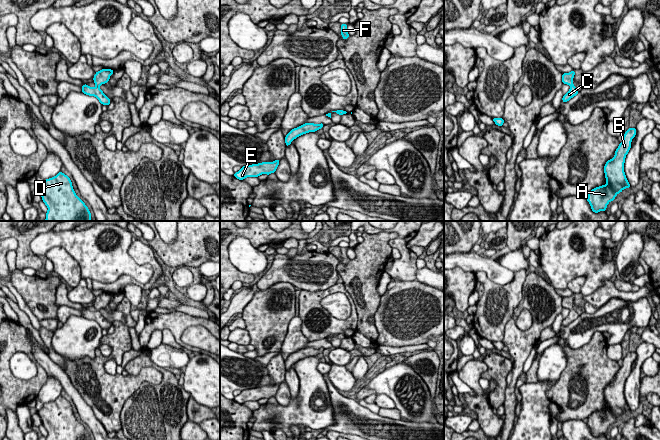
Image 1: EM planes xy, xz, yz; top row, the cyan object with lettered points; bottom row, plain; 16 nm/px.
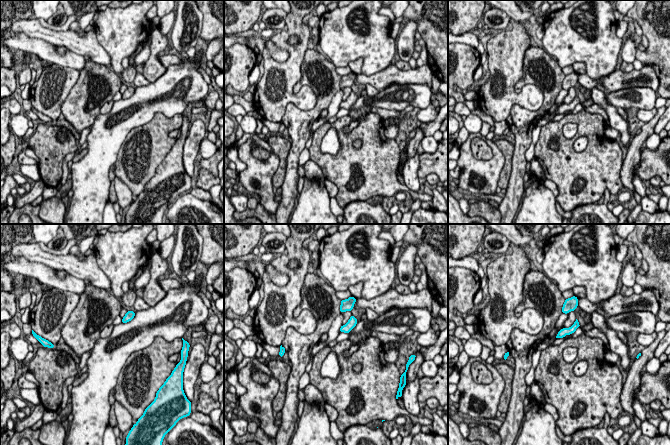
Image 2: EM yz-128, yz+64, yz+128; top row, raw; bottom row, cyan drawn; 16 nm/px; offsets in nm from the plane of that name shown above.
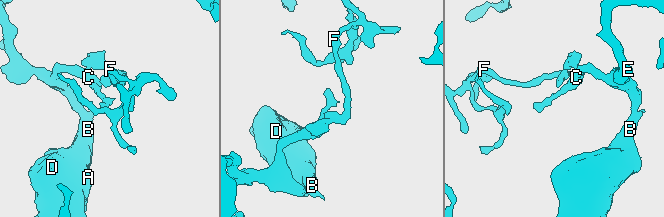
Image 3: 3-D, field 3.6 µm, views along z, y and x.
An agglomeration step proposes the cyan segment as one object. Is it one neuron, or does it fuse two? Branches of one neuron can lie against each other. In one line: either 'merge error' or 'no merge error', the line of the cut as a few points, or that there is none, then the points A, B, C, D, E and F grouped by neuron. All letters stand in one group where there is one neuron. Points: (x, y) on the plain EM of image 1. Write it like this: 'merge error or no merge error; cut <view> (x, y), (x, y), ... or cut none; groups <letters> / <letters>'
no merge error; cut none; groups A B C D E F

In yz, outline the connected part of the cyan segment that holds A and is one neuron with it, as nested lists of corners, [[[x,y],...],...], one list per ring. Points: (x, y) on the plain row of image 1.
[[[628,352],[623,359],[622,366],[615,375],[614,381],[604,389],[607,407],[592,413],[587,418],[588,422],[586,424],[594,437],[606,436],[609,426],[614,425],[617,418],[621,417],[623,413],[631,411],[624,396],[624,387],[636,356],[636,352]]]

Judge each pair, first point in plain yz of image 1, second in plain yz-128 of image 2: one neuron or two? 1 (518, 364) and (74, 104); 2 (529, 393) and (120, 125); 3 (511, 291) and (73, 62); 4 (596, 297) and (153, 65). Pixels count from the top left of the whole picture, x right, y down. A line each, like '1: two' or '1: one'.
1: one
2: one
3: two
4: one

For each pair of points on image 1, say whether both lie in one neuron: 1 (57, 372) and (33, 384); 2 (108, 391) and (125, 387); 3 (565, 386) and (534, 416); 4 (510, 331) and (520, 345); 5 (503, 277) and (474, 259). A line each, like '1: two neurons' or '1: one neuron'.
1: two neurons
2: one neuron
3: two neurons
4: one neuron
5: one neuron

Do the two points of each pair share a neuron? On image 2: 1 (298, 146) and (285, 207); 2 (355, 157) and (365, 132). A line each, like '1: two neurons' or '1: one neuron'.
1: one neuron
2: one neuron

